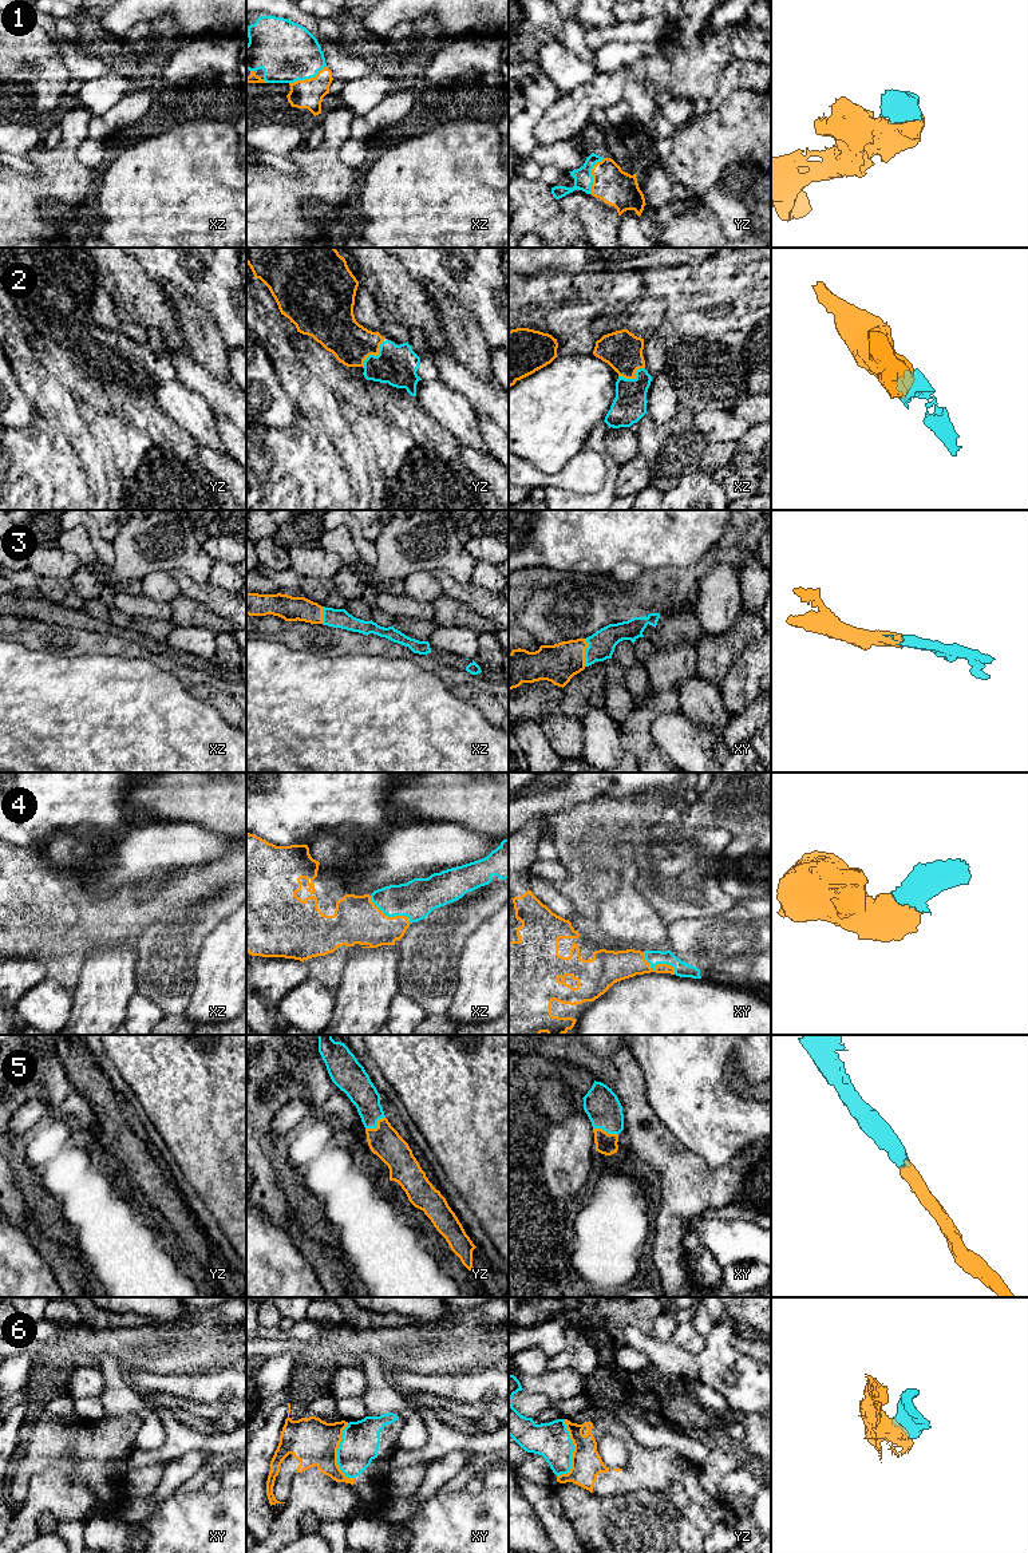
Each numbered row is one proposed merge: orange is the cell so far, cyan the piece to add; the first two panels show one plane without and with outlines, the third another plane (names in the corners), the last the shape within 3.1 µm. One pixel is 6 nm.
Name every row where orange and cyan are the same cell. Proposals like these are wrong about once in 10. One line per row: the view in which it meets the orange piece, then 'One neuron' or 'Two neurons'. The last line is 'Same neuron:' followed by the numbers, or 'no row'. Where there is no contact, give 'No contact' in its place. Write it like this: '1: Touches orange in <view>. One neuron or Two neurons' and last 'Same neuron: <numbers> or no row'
1: Touches orange in xz. One neuron
2: Touches orange in yz. One neuron
3: Touches orange in xy. One neuron
4: Touches orange in xy. One neuron
5: Touches orange in yz. One neuron
6: Touches orange in yz. One neuron
Same neuron: 1, 2, 3, 4, 5, 6

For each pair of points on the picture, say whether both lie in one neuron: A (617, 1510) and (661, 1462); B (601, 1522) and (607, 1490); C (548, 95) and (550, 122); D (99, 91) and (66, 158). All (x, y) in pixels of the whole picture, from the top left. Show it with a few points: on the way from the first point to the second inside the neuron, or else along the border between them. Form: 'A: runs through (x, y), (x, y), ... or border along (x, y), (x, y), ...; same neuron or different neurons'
A: border along (620, 1492), (647, 1489), (657, 1497); different neurons
B: border along (593, 1492), (600, 1496), (615, 1494); different neurons
C: border along (560, 94), (537, 123), (534, 135); different neurons
D: border along (80, 105), (91, 114); different neurons

